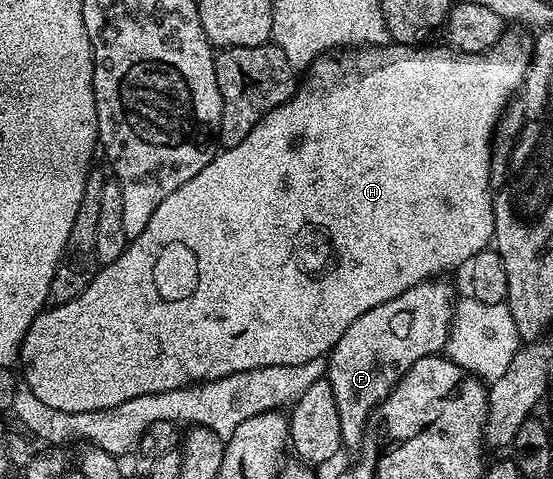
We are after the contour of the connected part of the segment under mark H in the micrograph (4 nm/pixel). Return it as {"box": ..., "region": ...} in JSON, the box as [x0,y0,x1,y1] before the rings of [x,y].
{"box":[21,28,534,413],"region":[[[507,28],[503,32],[502,38],[486,53],[459,53],[458,50],[449,47],[443,47],[443,49],[426,48],[430,47],[387,43],[369,47],[350,47],[342,52],[331,51],[317,57],[305,74],[305,77],[307,76],[306,82],[303,85],[301,82],[295,88],[294,94],[280,107],[276,107],[268,115],[264,115],[264,119],[260,119],[260,123],[256,123],[256,127],[252,127],[252,131],[248,131],[248,139],[244,139],[244,143],[231,145],[215,152],[213,159],[208,163],[208,167],[204,167],[204,171],[200,171],[200,175],[192,175],[192,179],[188,179],[188,183],[184,183],[184,187],[176,187],[176,191],[172,191],[172,195],[168,195],[168,199],[164,199],[164,203],[160,203],[160,207],[156,207],[155,213],[152,214],[152,220],[148,222],[148,227],[144,227],[144,231],[139,237],[133,238],[127,244],[126,249],[120,255],[120,259],[112,259],[112,263],[101,266],[98,274],[92,279],[92,283],[88,283],[88,287],[84,287],[84,291],[80,291],[80,295],[76,295],[76,299],[72,299],[63,305],[47,307],[34,318],[32,327],[28,327],[28,331],[22,340],[21,380],[26,381],[33,394],[46,406],[56,407],[59,411],[74,413],[102,411],[105,408],[118,407],[136,396],[173,391],[185,385],[218,380],[222,376],[232,375],[234,372],[252,371],[254,368],[272,367],[273,365],[308,363],[309,360],[317,357],[326,357],[340,339],[340,335],[344,335],[344,331],[348,331],[348,327],[352,327],[352,323],[356,323],[356,319],[360,319],[360,315],[364,315],[364,311],[372,311],[372,307],[380,307],[380,303],[388,303],[388,299],[396,299],[396,295],[404,295],[404,291],[408,291],[420,283],[441,278],[443,275],[450,275],[446,273],[452,272],[453,269],[461,270],[466,262],[472,259],[472,255],[491,248],[494,239],[494,193],[492,192],[492,185],[490,189],[492,142],[498,120],[503,116],[506,105],[523,88],[526,72],[530,66],[530,57],[534,54],[534,42],[531,34],[521,33],[518,29]]]}

